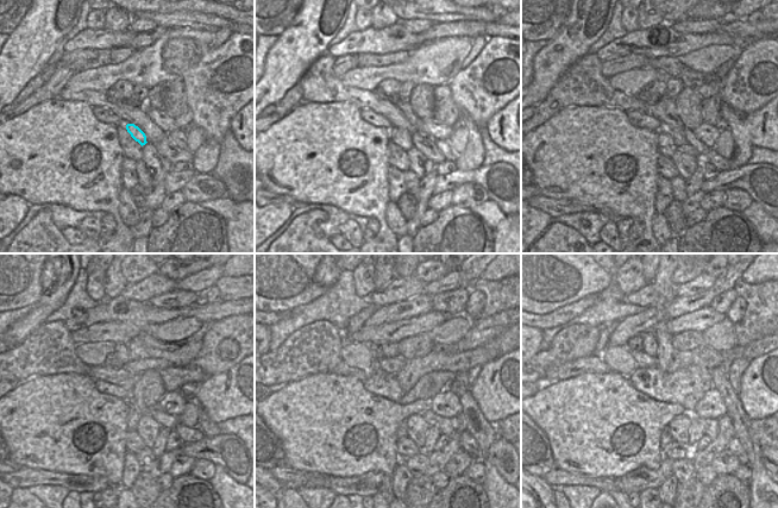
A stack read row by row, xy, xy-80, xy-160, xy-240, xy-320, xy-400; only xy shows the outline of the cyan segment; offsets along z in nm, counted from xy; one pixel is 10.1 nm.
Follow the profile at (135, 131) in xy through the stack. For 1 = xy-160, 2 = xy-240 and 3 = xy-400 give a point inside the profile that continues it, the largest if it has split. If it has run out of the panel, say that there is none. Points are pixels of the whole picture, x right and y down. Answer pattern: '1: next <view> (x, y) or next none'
1: next xy-160 (666, 145)
2: next xy-240 (133, 414)
3: next xy-400 (665, 438)

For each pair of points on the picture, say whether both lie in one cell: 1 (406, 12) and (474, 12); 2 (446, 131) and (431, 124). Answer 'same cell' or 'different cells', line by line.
1: same cell
2: same cell

